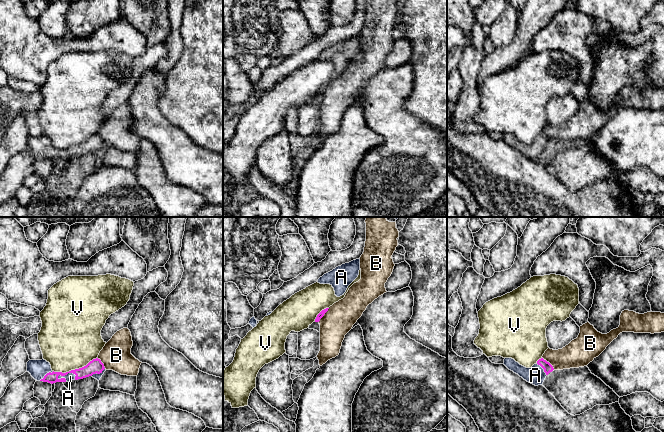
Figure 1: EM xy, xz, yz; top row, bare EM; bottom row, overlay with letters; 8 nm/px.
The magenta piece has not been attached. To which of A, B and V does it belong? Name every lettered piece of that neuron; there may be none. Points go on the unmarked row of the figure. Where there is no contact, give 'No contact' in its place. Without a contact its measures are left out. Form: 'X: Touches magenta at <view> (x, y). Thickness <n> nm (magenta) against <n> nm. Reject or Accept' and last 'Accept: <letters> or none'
A: Touches magenta at xy (66, 150). Thickness 110 nm (magenta) against 60 nm. Accept
B: Touches magenta at yz (549, 139). Thickness 70 nm (magenta) against 220 nm. Reject
V: Touches magenta at xy (75, 145). Thickness 110 nm (magenta) against 480 nm. Reject
Accept: A

